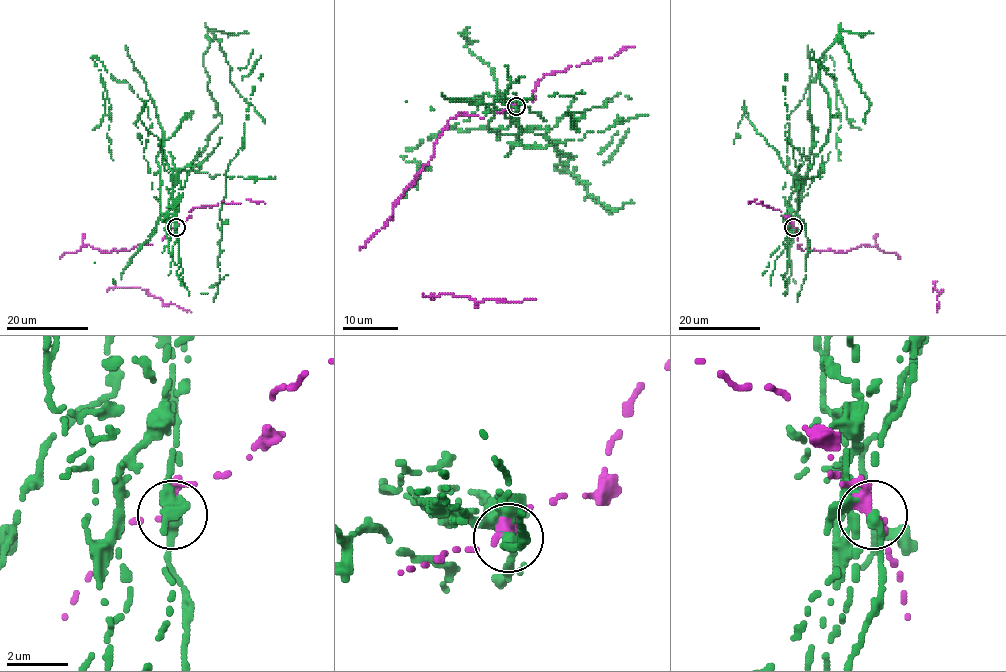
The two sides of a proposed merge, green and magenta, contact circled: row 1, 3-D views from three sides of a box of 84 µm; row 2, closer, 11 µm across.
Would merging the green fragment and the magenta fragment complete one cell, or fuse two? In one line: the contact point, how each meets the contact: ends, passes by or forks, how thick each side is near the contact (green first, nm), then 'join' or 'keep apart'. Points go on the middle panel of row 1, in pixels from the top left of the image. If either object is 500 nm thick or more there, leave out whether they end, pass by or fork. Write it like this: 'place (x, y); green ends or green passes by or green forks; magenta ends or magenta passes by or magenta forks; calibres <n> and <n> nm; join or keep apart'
place (516, 106); green passes by; magenta passes by; calibres 260 and 320 nm; keep apart

